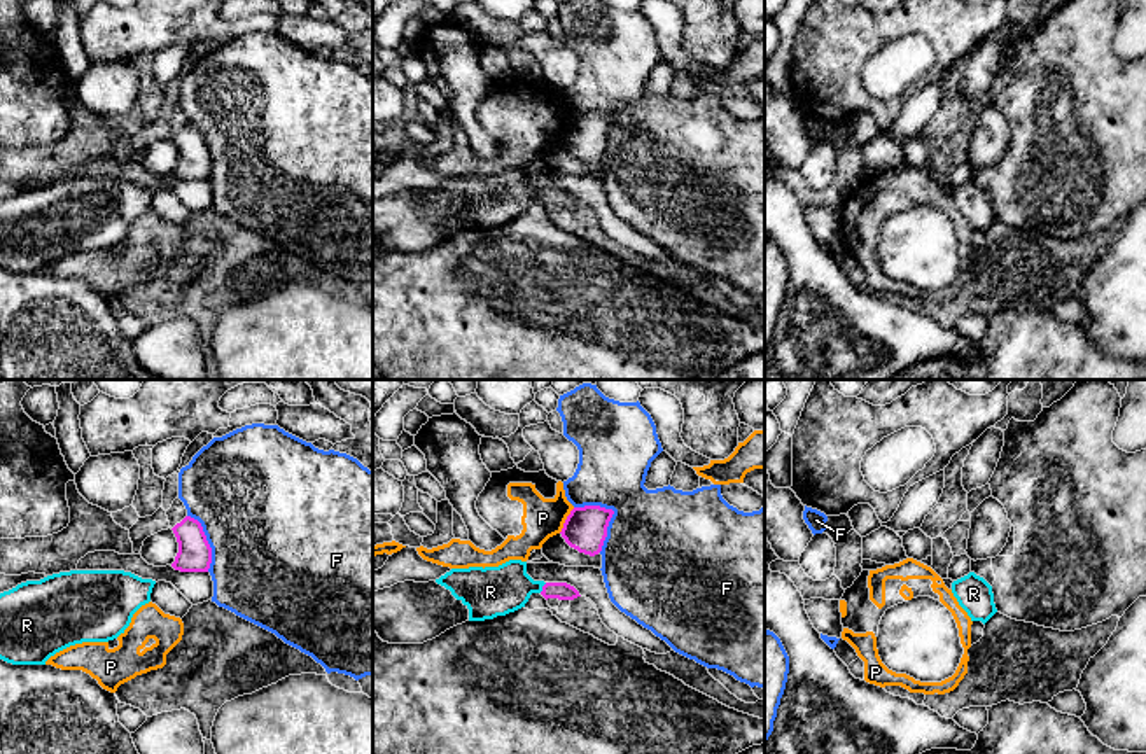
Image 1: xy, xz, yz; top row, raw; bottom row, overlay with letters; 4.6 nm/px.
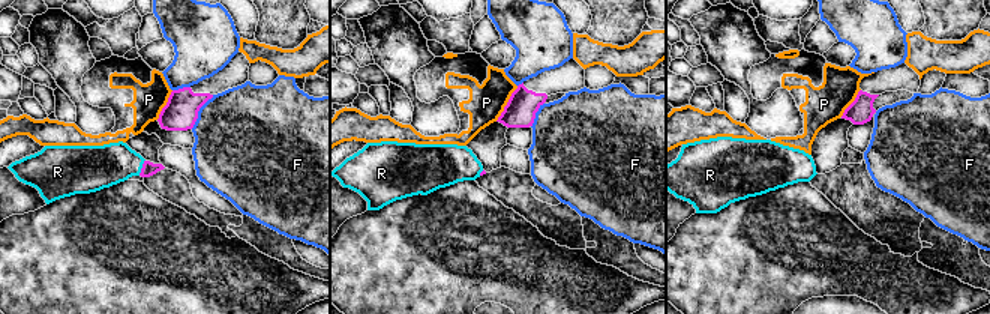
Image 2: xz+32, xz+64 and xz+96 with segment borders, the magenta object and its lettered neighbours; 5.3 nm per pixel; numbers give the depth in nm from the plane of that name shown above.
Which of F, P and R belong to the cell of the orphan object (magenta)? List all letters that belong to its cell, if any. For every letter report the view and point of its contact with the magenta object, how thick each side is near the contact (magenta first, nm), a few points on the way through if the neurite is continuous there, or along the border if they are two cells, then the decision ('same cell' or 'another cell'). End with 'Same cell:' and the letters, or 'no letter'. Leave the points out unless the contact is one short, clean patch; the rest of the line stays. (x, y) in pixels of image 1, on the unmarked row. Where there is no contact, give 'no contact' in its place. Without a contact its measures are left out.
F: contact xz (613, 121); calibres 200 and 480 nm; another cell
P: contact xz (566, 128); calibres 200 and 190 nm; border xz (574, 116), (559, 140); another cell
R: contact xz (543, 196); calibres 80 and 240 nm; way xz (550, 198), (543, 196), (508, 195), (490, 200); same cell
Same cell: R

